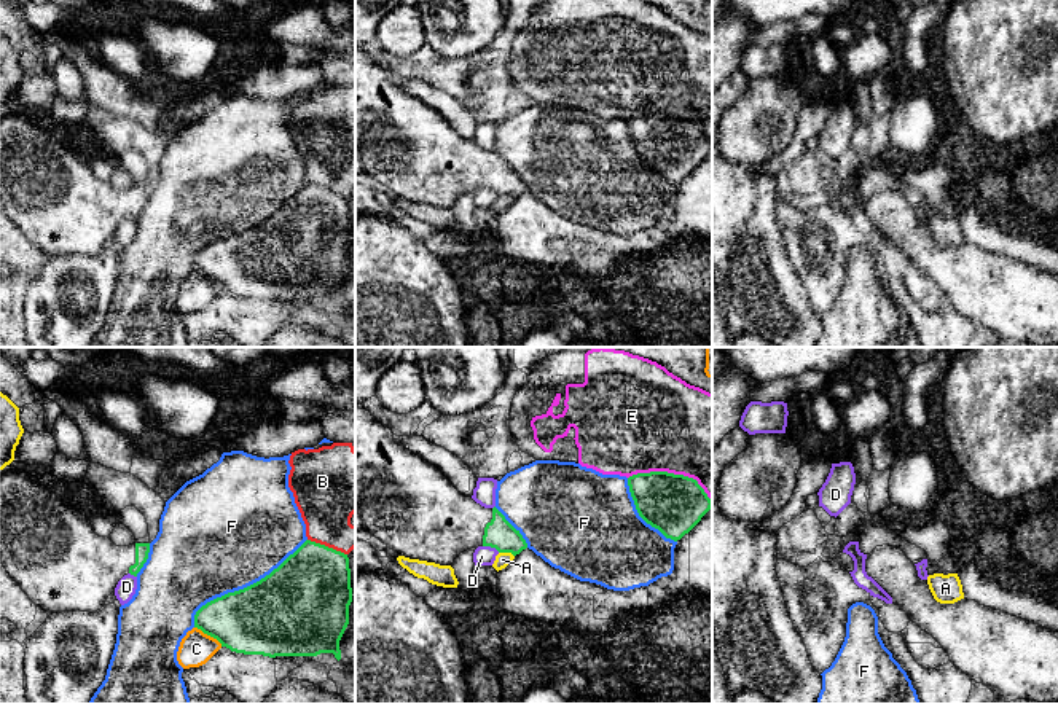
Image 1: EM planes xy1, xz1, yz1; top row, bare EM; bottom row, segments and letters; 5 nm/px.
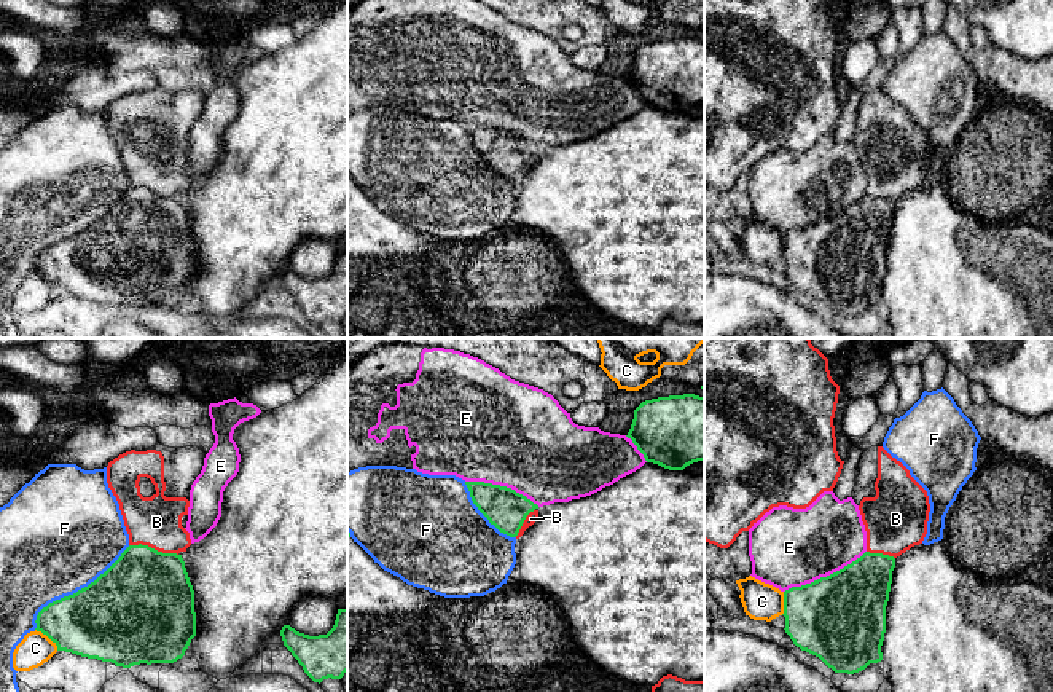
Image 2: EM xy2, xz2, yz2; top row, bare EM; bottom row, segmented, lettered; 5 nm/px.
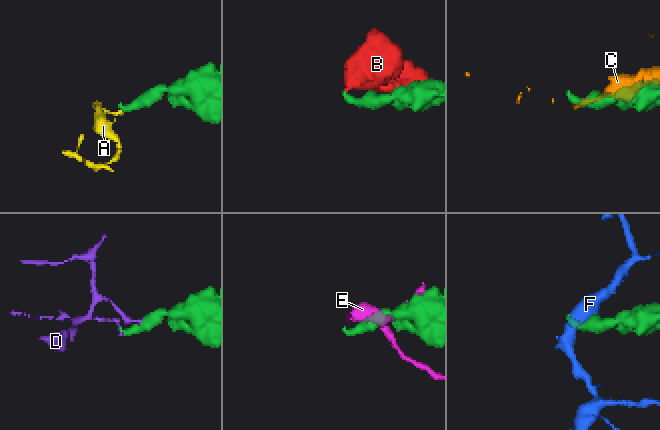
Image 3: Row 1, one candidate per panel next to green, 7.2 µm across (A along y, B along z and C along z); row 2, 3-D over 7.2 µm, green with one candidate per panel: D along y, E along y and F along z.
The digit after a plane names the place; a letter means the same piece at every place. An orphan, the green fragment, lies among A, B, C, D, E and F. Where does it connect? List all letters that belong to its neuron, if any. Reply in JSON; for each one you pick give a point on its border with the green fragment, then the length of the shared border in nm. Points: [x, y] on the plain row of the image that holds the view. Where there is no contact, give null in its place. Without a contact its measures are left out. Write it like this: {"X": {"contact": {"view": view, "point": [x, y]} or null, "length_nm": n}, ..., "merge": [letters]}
{"merge": []}

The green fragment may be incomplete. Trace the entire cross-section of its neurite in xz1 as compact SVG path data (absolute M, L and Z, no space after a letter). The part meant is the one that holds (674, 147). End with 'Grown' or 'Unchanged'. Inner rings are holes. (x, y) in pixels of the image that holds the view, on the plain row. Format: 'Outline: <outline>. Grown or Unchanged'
Outline: M668 115L637 116L628 121L639 159L674 185L688 177L712 151L696 123Z. Unchanged

